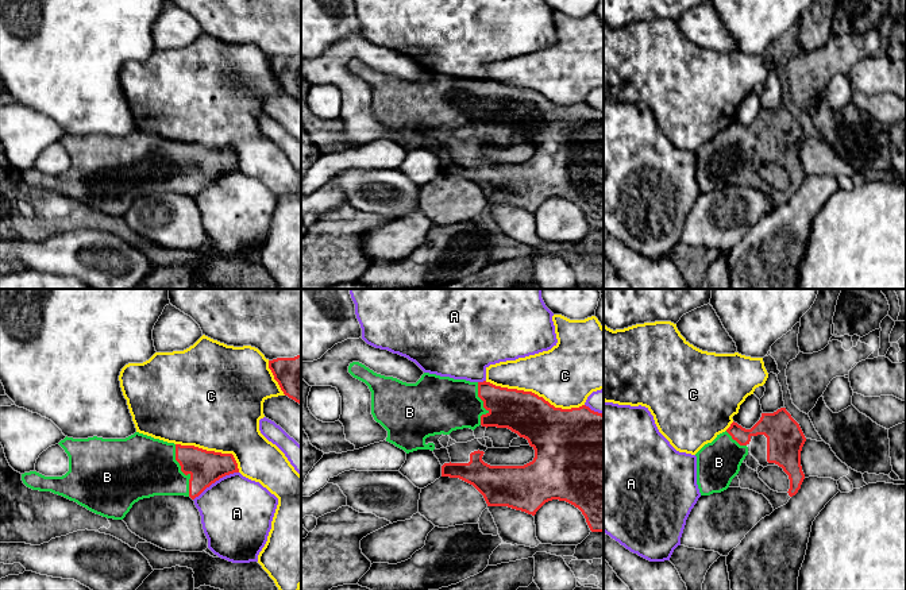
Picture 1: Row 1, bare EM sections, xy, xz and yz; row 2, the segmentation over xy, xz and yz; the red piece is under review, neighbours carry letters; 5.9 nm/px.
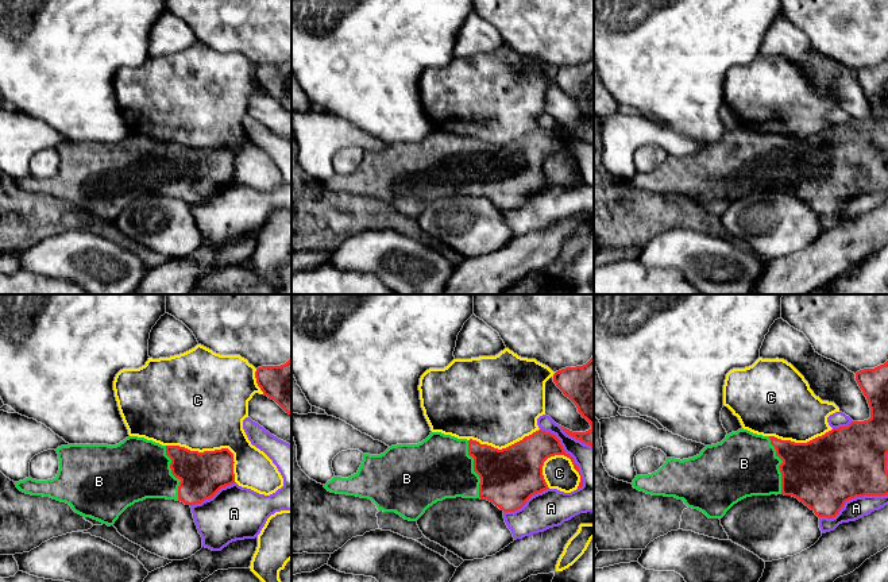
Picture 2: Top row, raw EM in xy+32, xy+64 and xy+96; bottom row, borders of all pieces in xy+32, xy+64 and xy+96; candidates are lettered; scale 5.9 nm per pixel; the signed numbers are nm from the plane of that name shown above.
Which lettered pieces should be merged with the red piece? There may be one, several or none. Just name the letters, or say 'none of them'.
B

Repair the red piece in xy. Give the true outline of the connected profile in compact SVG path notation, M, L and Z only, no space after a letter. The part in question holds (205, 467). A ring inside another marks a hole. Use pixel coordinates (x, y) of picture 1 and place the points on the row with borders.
M139 432L126 439L66 436L58 444L69 456L69 471L62 477L45 477L36 471L24 473L23 483L32 490L62 495L96 514L113 520L123 520L139 500L154 495L185 495L194 500L220 478L239 473L232 454L167 443Z

